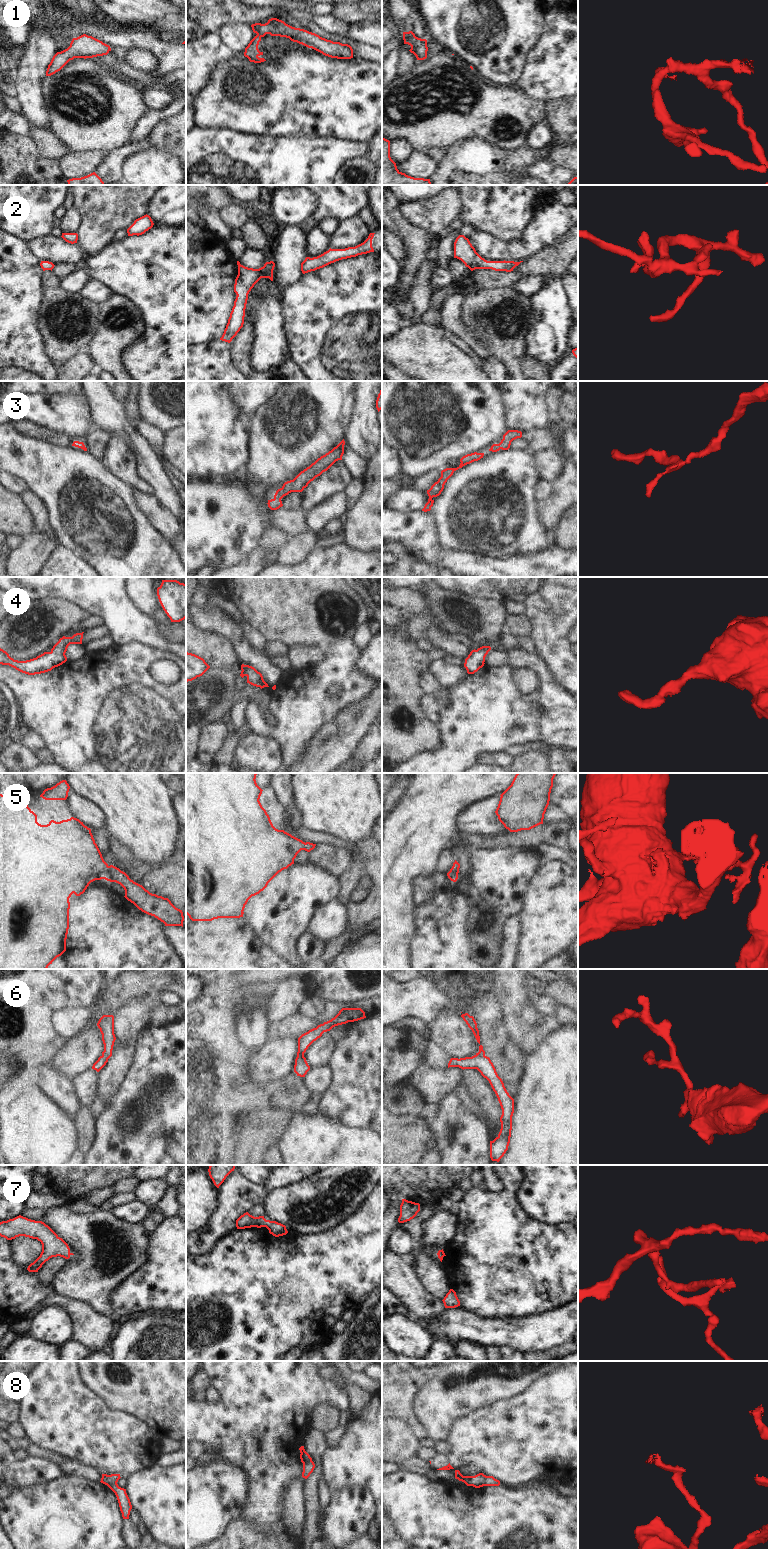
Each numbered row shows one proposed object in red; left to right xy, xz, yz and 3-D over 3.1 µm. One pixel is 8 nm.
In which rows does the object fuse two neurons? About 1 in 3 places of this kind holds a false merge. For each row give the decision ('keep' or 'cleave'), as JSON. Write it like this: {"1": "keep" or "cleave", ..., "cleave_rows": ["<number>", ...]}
{"1": "keep", "2": "keep", "3": "keep", "4": "keep", "5": "keep", "6": "keep", "7": "keep", "8": "cleave", "cleave_rows": ["8"]}

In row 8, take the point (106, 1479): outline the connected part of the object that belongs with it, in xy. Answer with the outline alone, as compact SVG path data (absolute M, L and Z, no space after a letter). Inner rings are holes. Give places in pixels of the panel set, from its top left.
M102 1474L100 1482L105 1485L112 1485L117 1483L120 1478L121 1478L120 1474L111 1474L111 1475Z

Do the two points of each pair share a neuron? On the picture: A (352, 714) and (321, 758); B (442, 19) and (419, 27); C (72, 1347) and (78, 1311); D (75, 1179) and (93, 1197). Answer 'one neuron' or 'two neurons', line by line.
A: one neuron
B: two neurons
C: two neurons
D: two neurons

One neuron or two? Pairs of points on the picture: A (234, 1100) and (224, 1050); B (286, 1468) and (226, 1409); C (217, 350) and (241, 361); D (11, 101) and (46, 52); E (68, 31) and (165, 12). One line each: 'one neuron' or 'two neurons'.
A: one neuron
B: one neuron
C: two neurons
D: two neurons
E: two neurons

